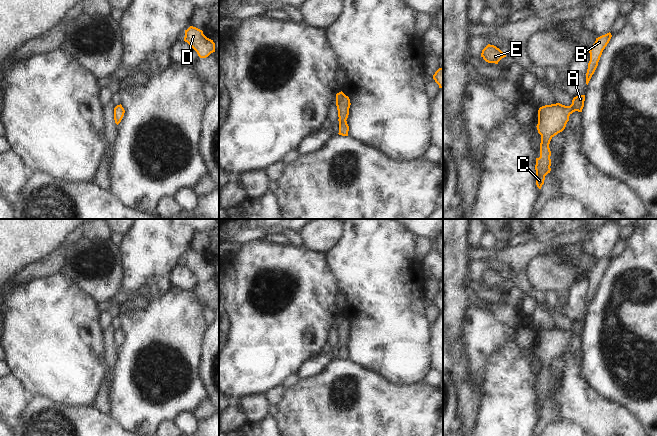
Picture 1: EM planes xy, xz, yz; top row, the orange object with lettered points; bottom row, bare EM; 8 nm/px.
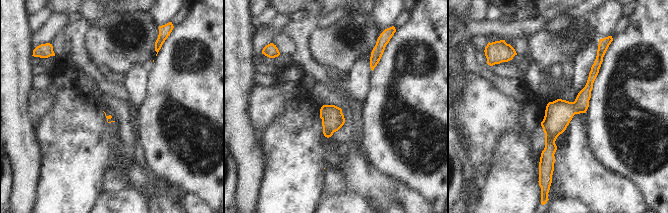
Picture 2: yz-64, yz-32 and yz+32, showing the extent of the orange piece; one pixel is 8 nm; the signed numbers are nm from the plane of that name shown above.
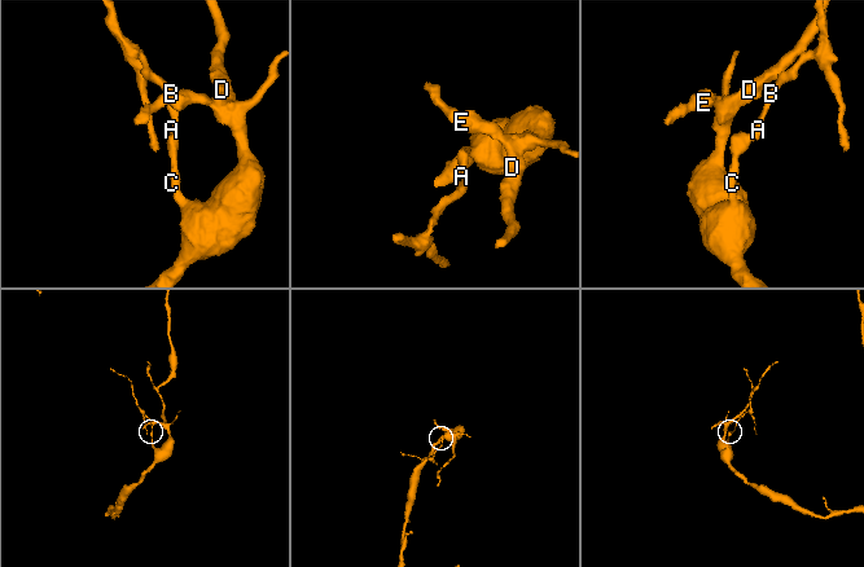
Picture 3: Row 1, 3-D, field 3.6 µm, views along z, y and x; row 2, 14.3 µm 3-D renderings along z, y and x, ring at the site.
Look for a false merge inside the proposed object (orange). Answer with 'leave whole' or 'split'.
leave whole

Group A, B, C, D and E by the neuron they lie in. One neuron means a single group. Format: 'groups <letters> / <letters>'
groups A B C D E

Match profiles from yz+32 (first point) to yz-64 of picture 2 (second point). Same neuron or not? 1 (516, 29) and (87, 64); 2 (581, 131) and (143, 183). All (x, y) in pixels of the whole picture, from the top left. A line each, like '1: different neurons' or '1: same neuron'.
1: same neuron
2: same neuron

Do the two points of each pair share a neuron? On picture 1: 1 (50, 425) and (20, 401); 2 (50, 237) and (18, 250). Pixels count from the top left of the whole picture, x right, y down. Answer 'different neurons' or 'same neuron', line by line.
1: different neurons
2: same neuron

